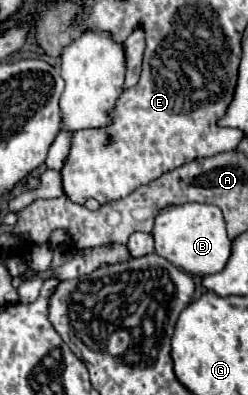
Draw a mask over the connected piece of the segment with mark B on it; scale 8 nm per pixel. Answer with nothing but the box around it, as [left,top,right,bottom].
[153,203,231,277]

